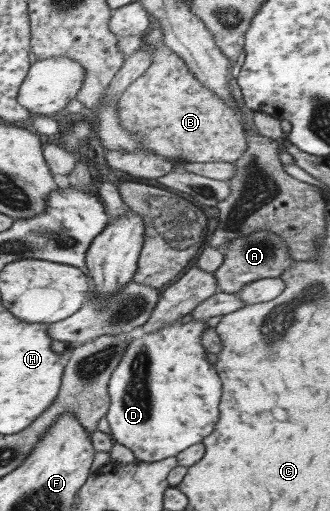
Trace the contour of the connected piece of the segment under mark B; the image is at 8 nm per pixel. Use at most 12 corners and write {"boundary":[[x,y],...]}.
{"boundary":[[167,47],[119,97],[145,149],[191,163],[237,161],[240,118]]}

